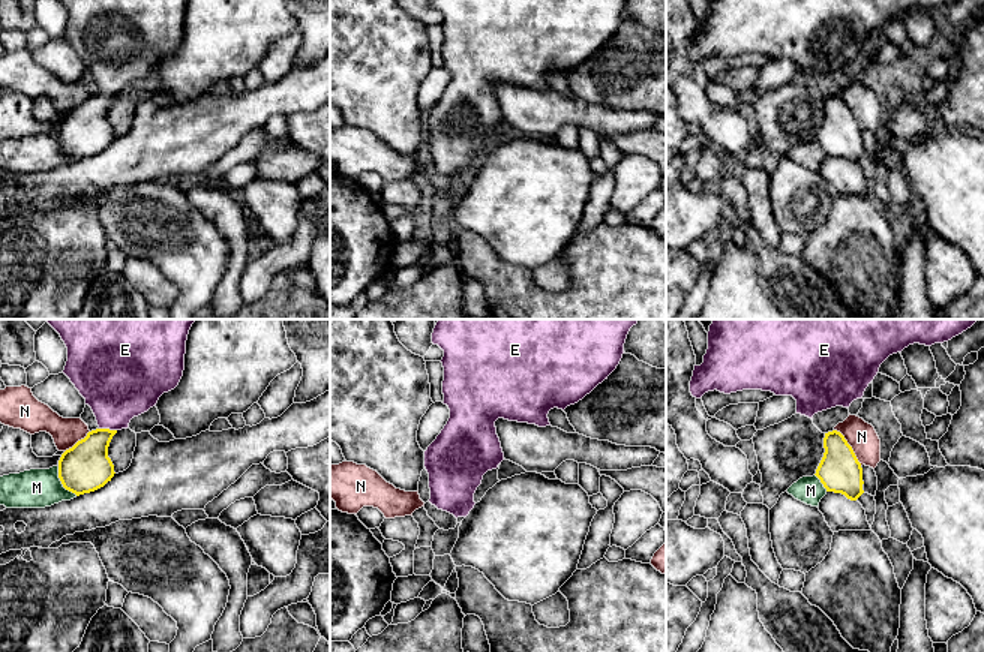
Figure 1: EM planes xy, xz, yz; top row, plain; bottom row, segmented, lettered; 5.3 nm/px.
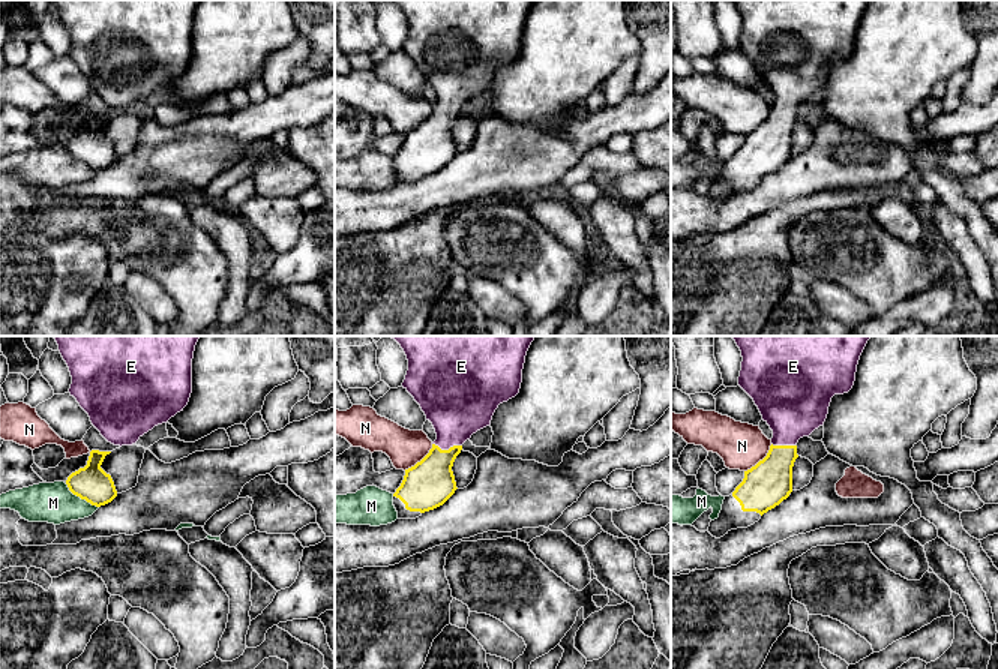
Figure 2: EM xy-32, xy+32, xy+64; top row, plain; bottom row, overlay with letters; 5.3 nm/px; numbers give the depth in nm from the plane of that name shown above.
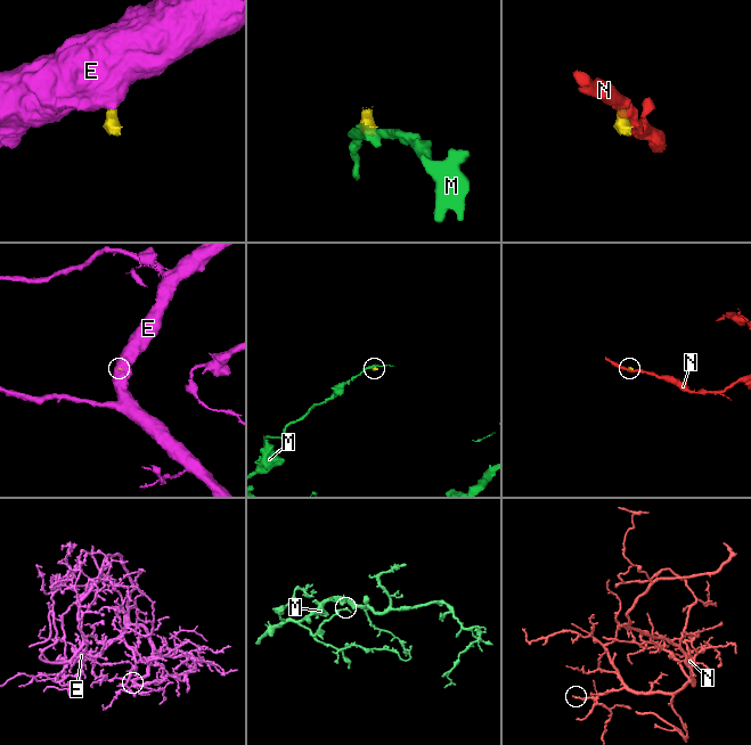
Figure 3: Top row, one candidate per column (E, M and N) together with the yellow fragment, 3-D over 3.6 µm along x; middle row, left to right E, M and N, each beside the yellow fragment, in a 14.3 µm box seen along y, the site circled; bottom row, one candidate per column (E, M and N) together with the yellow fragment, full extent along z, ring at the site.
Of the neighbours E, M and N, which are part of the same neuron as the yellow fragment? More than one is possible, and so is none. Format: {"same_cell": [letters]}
{"same_cell": ["E"]}

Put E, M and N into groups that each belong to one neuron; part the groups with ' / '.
E / M / N

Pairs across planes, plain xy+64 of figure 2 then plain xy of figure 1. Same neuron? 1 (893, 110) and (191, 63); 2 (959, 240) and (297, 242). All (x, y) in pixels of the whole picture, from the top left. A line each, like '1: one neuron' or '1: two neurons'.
1: one neuron
2: two neurons

